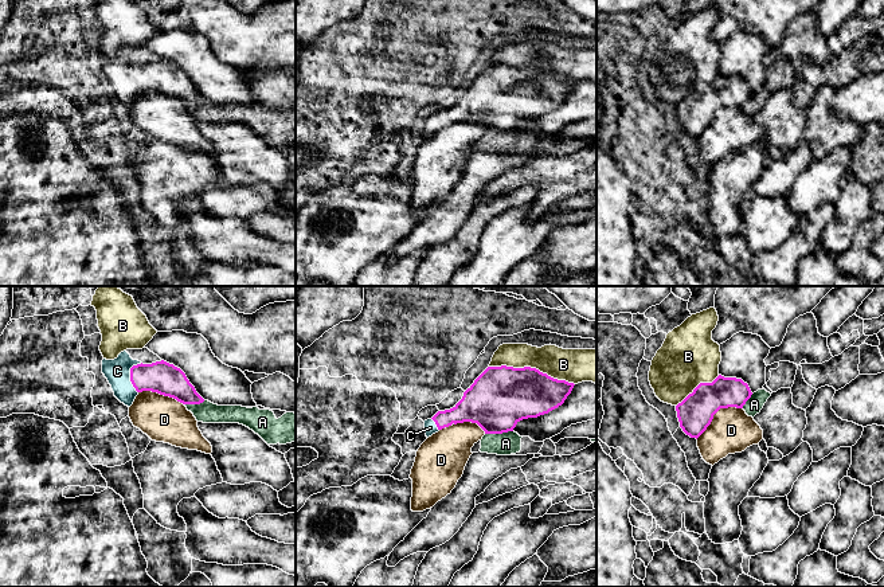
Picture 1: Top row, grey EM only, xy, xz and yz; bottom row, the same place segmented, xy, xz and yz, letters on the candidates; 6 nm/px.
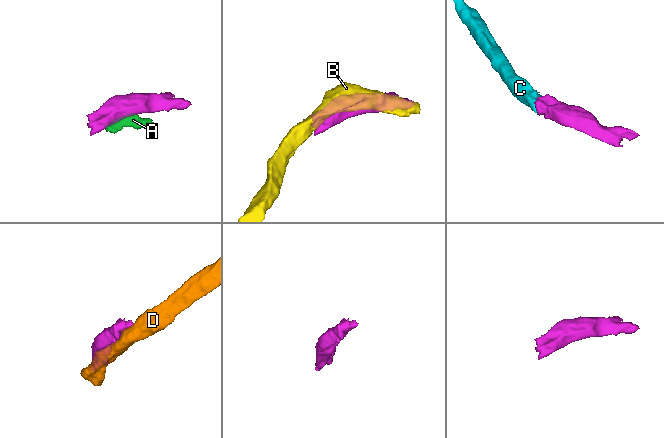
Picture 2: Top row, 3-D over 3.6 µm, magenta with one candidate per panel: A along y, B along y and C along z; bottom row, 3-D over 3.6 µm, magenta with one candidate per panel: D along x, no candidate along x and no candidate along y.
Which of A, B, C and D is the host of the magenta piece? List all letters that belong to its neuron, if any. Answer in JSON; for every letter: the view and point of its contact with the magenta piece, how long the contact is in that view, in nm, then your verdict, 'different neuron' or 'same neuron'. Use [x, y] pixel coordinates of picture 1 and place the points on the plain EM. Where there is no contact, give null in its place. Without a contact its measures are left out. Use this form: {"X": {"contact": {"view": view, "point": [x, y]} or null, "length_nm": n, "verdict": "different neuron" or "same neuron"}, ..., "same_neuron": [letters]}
{"A": {"contact": {"view": "xz", "point": [499, 132]}, "length_nm": 170, "verdict": "different neuron"}, "B": {"contact": {"view": "xz", "point": [532, 67]}, "length_nm": 500, "verdict": "different neuron"}, "C": {"contact": {"view": "xy", "point": [130, 74]}, "length_nm": 190, "verdict": "same neuron"}, "D": {"contact": {"view": "yz", "point": [716, 110]}, "length_nm": 340, "verdict": "different neuron"}, "same_neuron": ["C"]}

